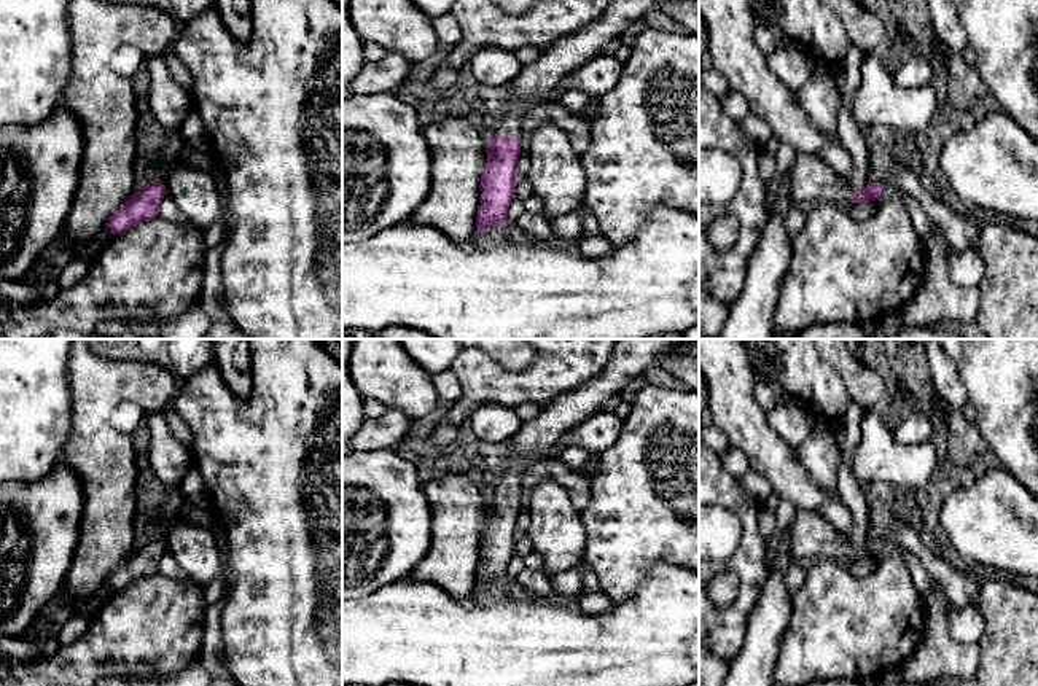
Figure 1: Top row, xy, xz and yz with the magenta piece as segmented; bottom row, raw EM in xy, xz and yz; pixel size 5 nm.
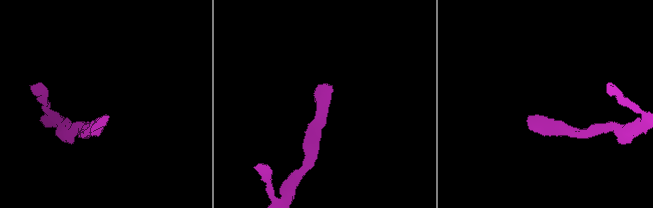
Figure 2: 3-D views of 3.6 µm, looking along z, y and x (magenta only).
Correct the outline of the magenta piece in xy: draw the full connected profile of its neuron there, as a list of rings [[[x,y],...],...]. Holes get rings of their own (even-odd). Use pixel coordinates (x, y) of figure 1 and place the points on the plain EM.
[[[162,540],[148,541],[142,548],[135,548],[107,579],[110,589],[113,592],[121,591],[142,578],[156,575],[166,551],[167,546]]]

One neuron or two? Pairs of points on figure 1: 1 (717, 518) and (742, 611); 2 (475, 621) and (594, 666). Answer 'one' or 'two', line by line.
1: two
2: one

